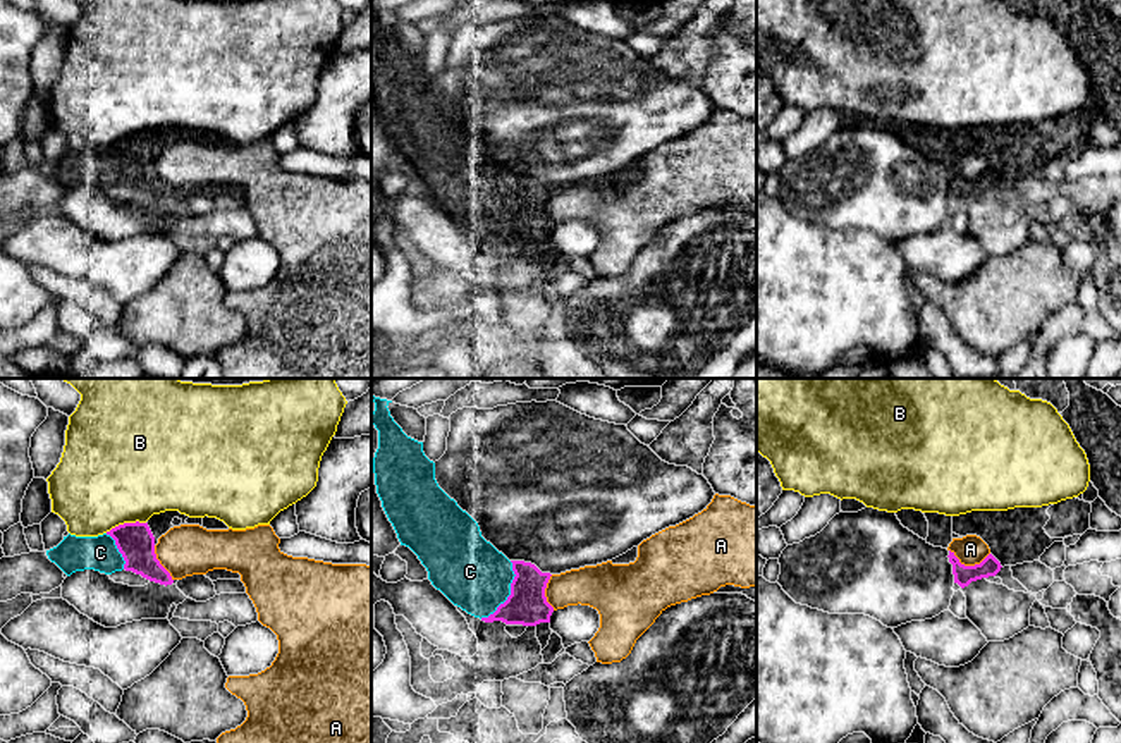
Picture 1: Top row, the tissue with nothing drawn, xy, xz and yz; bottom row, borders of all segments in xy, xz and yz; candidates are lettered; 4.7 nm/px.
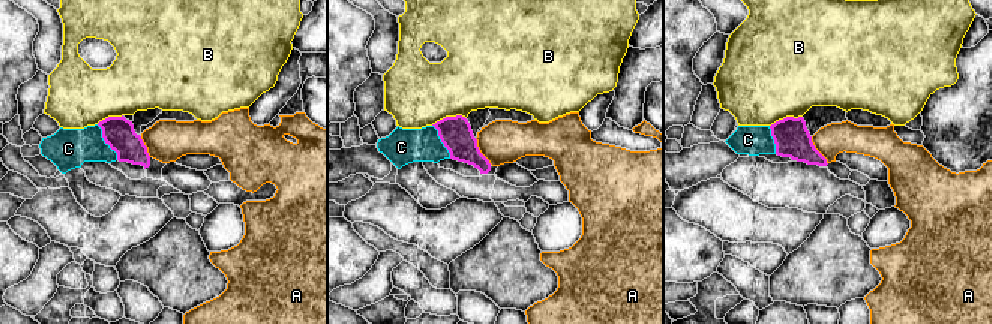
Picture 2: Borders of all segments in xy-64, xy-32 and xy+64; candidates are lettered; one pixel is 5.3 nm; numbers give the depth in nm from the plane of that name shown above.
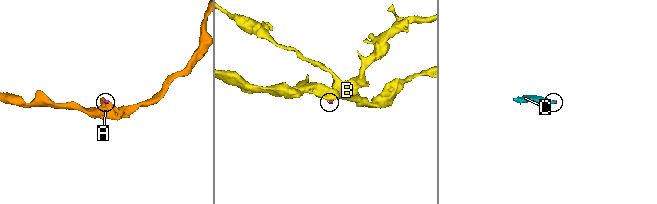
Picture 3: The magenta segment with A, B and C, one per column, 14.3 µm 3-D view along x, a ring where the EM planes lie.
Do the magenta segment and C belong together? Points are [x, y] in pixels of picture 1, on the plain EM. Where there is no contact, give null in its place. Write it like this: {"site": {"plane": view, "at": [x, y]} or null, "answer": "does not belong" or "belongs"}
{"site": {"plane": "xz", "at": [511, 208]}, "answer": "belongs"}

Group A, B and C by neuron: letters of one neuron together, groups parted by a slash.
A / B / C

